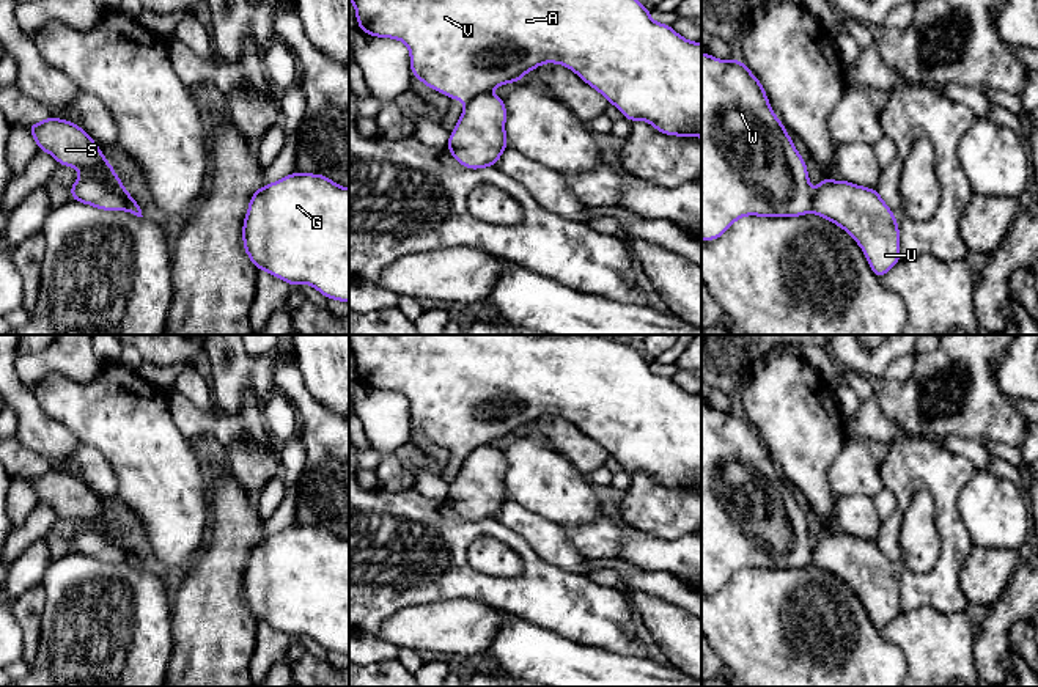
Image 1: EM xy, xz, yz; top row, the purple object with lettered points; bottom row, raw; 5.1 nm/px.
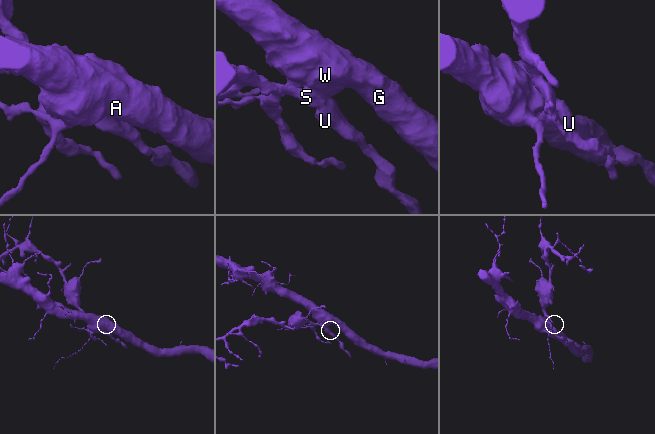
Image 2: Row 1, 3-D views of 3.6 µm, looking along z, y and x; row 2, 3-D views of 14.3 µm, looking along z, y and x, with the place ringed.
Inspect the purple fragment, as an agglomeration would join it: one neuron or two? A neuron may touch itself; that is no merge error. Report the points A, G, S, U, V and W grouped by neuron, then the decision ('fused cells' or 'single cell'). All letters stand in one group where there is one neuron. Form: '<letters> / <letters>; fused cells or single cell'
A G V W / S U; fused cells

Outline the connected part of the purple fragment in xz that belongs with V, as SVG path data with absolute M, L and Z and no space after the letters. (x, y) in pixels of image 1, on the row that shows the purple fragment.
M352 0L359 28L376 38L399 39L409 47L410 72L426 86L467 104L480 93L488 93L503 83L516 83L543 63L569 68L585 83L598 90L626 119L643 119L665 135L701 138L701 42L679 36L672 25L657 24L650 17L650 8L639 0Z

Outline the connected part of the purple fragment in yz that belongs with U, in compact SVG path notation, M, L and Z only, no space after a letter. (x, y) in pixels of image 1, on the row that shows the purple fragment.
M823 176L812 212L834 222L856 241L879 280L901 261L896 219L876 189Z

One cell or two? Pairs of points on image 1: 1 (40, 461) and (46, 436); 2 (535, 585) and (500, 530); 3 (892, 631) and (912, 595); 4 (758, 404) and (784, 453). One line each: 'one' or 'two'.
1: two
2: one
3: two
4: one

